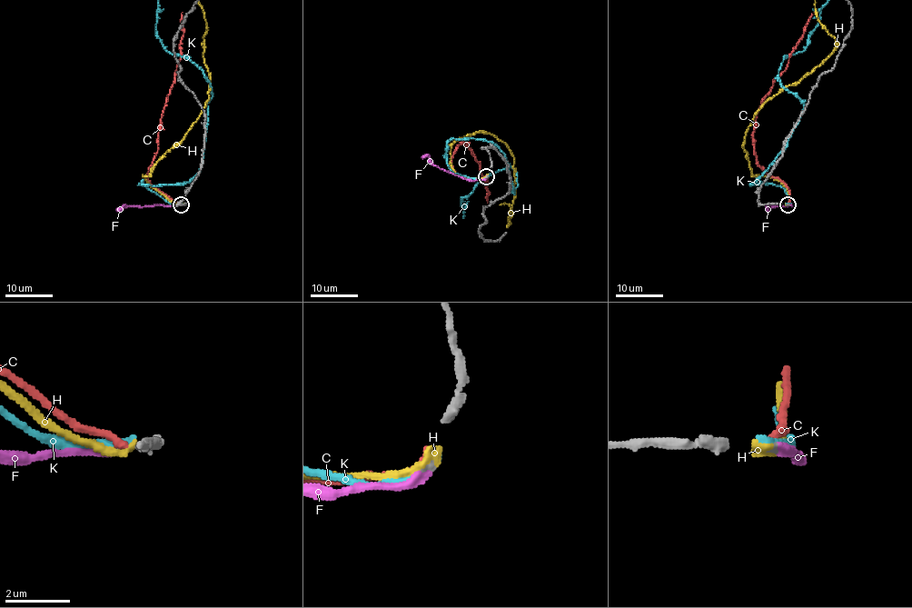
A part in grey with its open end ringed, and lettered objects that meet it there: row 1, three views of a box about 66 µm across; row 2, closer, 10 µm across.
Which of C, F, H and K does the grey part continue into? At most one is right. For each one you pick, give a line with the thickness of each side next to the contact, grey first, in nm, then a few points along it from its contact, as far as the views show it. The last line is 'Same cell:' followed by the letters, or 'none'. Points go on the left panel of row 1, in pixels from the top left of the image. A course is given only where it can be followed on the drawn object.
F: 140/300 nm
Same cell: F

